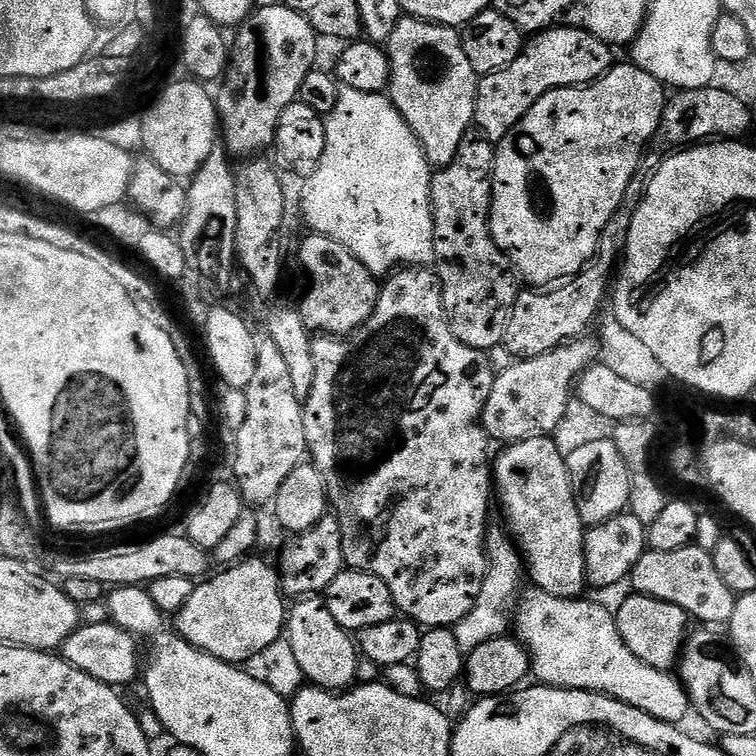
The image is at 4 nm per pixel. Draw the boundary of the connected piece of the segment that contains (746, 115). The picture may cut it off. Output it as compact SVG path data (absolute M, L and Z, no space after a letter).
M695 88L680 90L664 106L664 117L660 123L658 144L664 150L683 150L705 142L736 142L752 128L752 108L746 102L727 93L726 90Z

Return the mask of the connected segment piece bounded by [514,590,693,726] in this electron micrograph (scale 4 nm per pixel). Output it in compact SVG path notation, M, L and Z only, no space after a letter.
M531 591L519 597L514 612L514 635L528 649L532 672L541 685L601 692L667 724L685 723L683 720L693 711L693 706L683 683L672 672L646 666L646 662L630 654L630 646L618 634L611 607L603 608L589 598L554 598L554 594Z

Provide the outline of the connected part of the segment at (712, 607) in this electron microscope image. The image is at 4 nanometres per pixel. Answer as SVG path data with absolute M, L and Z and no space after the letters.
M695 546L682 550L658 550L657 552L645 550L642 558L638 558L638 566L634 566L630 577L631 584L633 593L658 598L662 602L670 602L682 609L693 621L701 620L704 623L701 625L704 626L716 626L712 624L728 626L734 618L734 606L738 599L736 593L730 590L730 586L726 586L726 582L722 582L722 577L718 574L717 567L714 566L712 554Z

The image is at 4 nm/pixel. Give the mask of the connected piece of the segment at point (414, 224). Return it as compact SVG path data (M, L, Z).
M341 87L338 106L328 115L324 121L326 126L326 150L322 154L320 163L312 170L312 175L303 181L304 193L300 196L300 208L304 211L304 220L309 224L312 232L321 232L324 236L334 238L334 242L342 242L366 270L370 270L377 278L384 278L393 270L401 266L432 266L435 265L436 251L434 250L434 218L432 217L432 178L434 169L429 164L420 139L414 134L406 122L406 118L392 104L387 95L379 92L363 92L353 88Z

